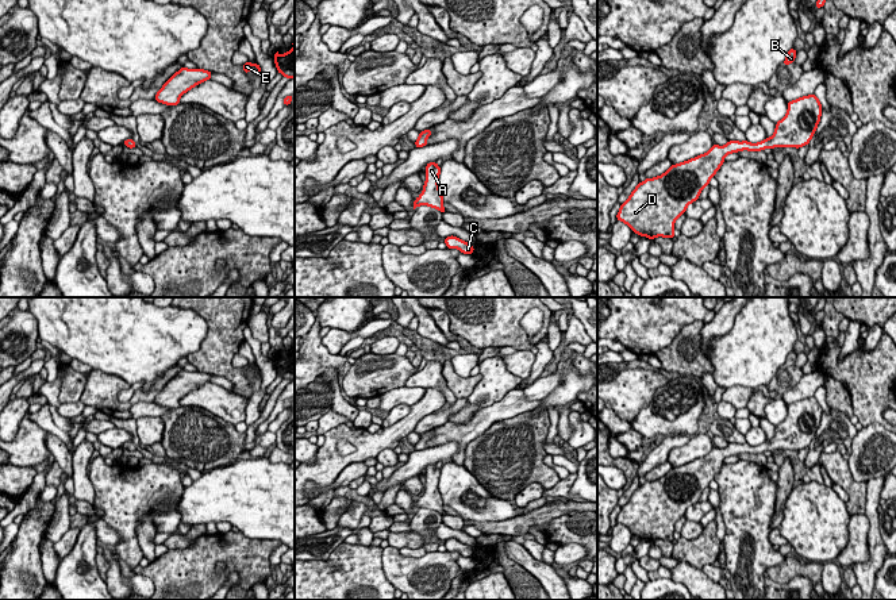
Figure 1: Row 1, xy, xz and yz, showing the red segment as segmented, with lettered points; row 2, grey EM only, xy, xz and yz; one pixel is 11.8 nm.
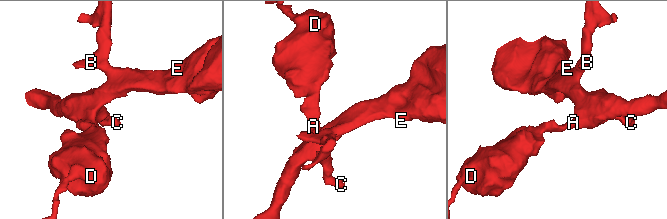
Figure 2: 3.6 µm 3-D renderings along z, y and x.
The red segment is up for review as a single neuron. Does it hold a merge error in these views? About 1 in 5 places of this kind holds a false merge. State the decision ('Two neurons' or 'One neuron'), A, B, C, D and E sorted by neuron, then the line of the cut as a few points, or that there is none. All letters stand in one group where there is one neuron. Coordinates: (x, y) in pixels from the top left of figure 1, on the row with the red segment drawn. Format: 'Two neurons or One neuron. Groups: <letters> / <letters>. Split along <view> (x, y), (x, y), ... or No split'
One neuron. Groups: A B C D E. No split

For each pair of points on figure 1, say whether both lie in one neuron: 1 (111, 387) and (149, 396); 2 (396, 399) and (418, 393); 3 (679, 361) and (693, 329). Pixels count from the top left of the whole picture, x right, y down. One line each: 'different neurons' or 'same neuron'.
1: same neuron
2: same neuron
3: same neuron

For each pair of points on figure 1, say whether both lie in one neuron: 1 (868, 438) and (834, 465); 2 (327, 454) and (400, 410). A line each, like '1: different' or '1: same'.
1: different
2: different

